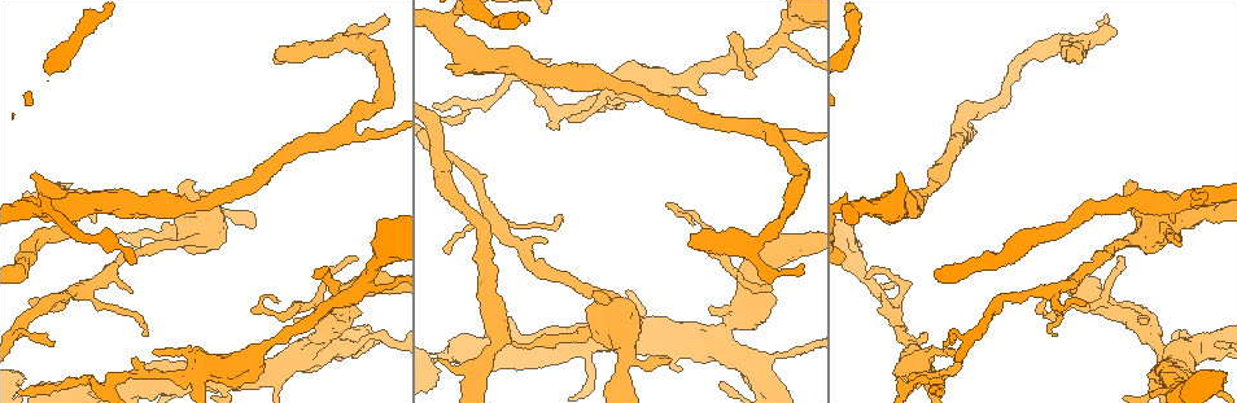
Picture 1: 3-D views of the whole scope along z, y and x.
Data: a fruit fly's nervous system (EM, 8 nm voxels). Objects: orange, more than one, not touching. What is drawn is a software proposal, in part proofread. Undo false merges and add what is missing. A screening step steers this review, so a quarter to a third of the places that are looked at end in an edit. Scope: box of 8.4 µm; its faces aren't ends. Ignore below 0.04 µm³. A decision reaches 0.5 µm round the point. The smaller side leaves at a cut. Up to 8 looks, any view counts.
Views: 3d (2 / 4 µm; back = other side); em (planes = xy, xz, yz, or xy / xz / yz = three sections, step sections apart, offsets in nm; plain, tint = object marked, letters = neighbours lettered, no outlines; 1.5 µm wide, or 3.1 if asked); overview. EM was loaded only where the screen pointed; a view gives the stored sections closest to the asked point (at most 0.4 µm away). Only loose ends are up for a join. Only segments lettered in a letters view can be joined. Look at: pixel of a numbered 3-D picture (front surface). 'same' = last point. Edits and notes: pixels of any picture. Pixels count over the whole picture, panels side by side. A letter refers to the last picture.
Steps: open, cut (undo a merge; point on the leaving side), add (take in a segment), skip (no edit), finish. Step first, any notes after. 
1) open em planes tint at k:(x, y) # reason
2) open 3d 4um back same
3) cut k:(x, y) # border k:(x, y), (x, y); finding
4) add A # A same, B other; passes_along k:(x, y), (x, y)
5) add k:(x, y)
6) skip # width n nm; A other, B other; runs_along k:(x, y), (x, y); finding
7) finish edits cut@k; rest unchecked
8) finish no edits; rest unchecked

open em xz step 8 letters at 1:(898, 175) # branch stops here

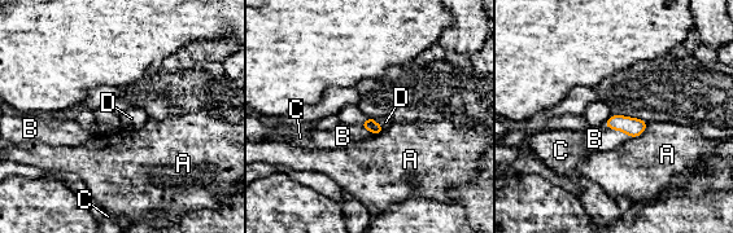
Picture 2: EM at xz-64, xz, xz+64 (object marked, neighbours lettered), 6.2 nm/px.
add B # A other, B same, C other, D other; passes_along 2:(633, 127), (616, 130), (594, 139); it goes on there

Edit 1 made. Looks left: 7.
open overview

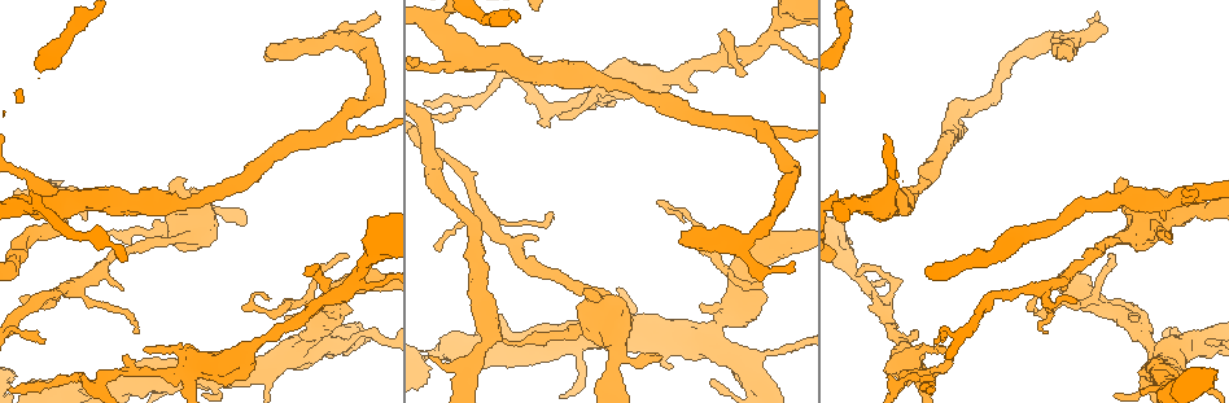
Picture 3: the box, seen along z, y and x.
open em xz step 4 tint at 3:(693, 92)

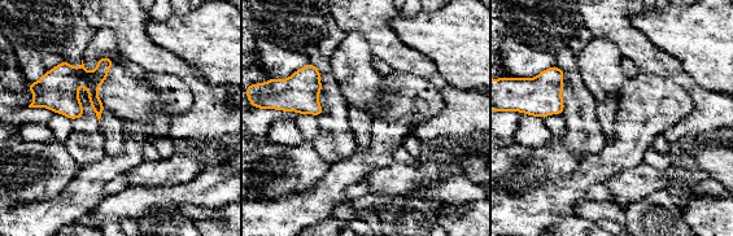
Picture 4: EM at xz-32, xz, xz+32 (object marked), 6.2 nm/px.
open em planes letters same

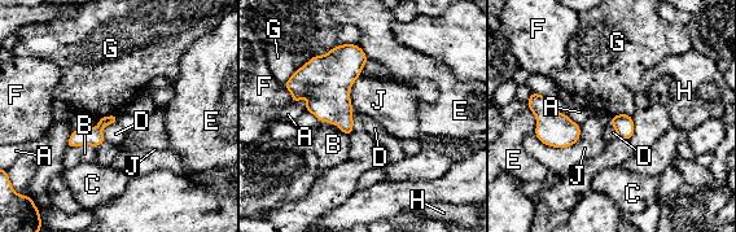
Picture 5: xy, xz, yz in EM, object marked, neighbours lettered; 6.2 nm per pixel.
skip # A other, B other, C other, D other, E other, F other, G other, H other, J other; runs_along 5:(114, 119), (70, 144); no lettered segment goes on from it

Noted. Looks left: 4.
open 3d 2um at 3:(862, 271) # branch stops here

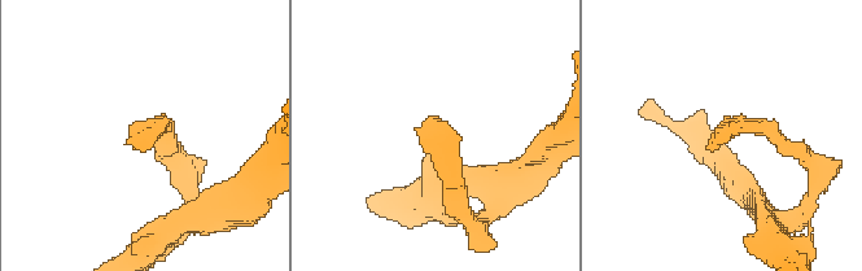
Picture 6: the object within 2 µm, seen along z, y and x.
open em planes letters at 6:(126, 142)

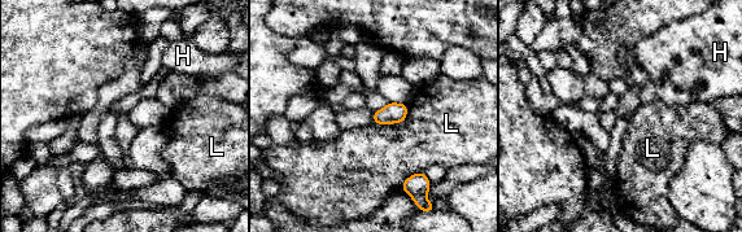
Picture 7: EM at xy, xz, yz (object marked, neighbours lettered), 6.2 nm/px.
skip # longest_contact L 240 nm; H other, L other; no lettered segment goes on from it

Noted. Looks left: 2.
finish edits add@2; rest unchecked

